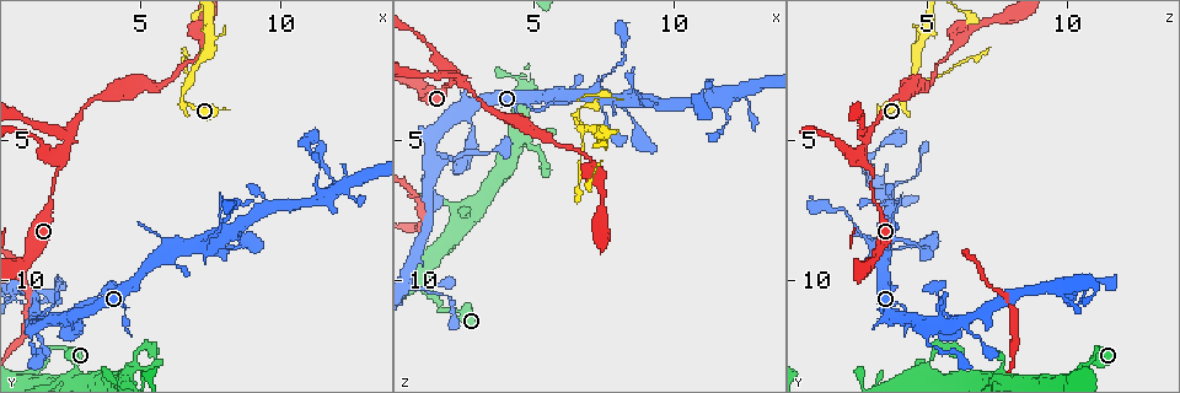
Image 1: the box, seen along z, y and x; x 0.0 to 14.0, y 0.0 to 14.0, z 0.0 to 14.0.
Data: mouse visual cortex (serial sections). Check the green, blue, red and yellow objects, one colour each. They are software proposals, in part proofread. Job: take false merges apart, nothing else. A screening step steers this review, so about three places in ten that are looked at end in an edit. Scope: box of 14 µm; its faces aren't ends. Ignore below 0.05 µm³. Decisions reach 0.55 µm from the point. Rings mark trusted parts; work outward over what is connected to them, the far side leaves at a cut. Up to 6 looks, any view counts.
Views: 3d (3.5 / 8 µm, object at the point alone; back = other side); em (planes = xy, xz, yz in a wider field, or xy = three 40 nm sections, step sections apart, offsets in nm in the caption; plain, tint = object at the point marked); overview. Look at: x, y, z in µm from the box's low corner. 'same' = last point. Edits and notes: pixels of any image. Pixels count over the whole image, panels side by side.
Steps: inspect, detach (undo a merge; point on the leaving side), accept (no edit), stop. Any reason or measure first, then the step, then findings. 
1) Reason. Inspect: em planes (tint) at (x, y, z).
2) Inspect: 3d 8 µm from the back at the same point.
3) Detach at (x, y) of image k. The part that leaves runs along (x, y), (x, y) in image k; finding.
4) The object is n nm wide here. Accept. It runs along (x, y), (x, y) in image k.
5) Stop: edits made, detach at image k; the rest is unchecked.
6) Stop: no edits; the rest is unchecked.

Narrows sharply. Inspect: 3d 8 µm at (2.2, 11.2, 5.6).

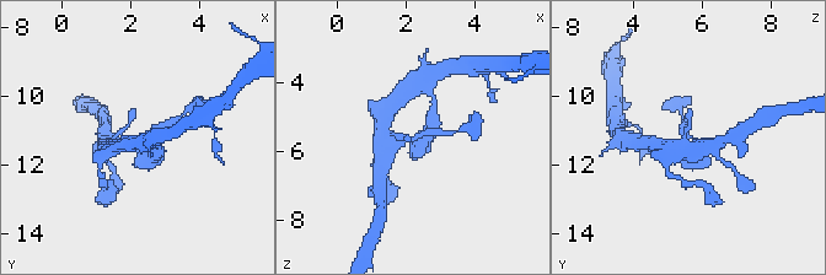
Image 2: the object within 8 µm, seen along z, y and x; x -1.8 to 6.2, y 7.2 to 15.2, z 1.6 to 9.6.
The arms are 200, 300 nm wide; need the tissue. Inspect: em xy step 2 (tint) at (2.3, 11.2, 5.7).

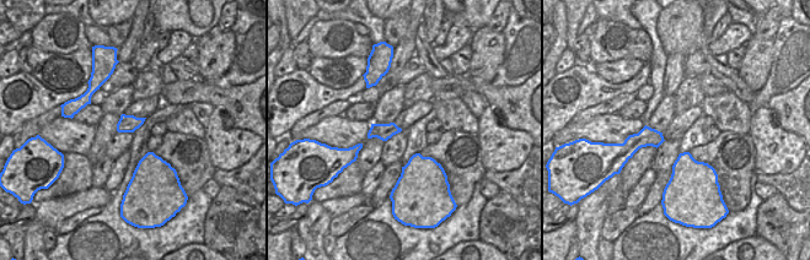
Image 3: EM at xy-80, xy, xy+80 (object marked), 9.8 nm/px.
The object is 170 nm wide here. Accept. It runs along (108, 150), (170, 123) in image 2; all the same cell.

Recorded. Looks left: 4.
Four-way junction. Inspect: 3d 3.5 µm from the back at (7.8, 8.5, 3.6).

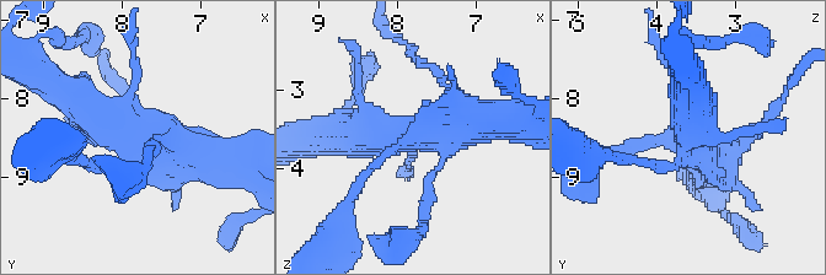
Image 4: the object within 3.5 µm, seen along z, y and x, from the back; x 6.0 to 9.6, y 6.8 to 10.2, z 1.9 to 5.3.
Inspect: em planes (tint) at (7.75, 8.55, 3.55).

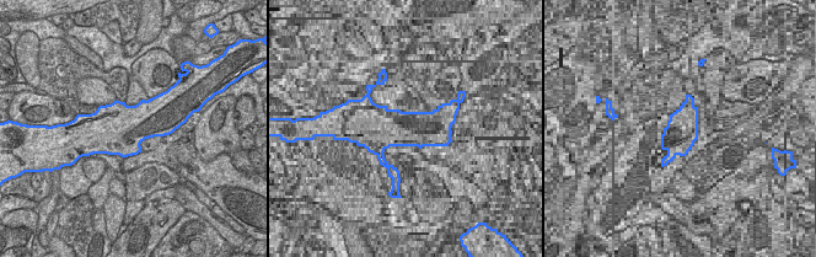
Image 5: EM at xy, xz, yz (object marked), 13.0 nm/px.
Accept. It runs along (220, 161), (122, 135), (73, 97) in image 4; all the same cell.

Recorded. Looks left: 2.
A narrow waist. Inspect: 3d 3.5 µm at (6.7, 2.9, 4.6).

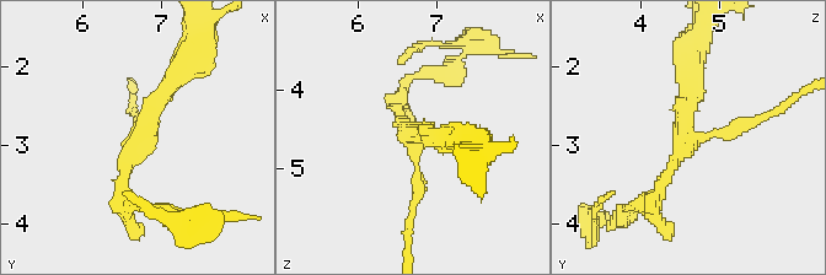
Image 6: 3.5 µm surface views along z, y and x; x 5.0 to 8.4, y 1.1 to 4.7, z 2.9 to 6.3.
Inspect: em xy step 5 (tint) at (6.75, 2.95, 4.55).

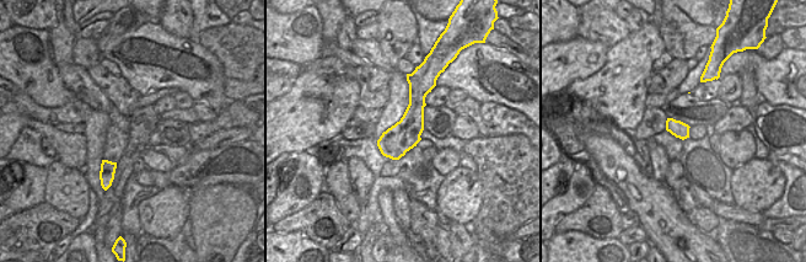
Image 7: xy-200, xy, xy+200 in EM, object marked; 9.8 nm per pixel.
Detach at (759, 118) of image 6. The part that leaves runs along (724, 134), (774, 114), (806, 89) in image 6; a second cell is stuck on.

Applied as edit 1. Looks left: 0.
Stop: edits made, detach at image 6; the rest is unchecked.

